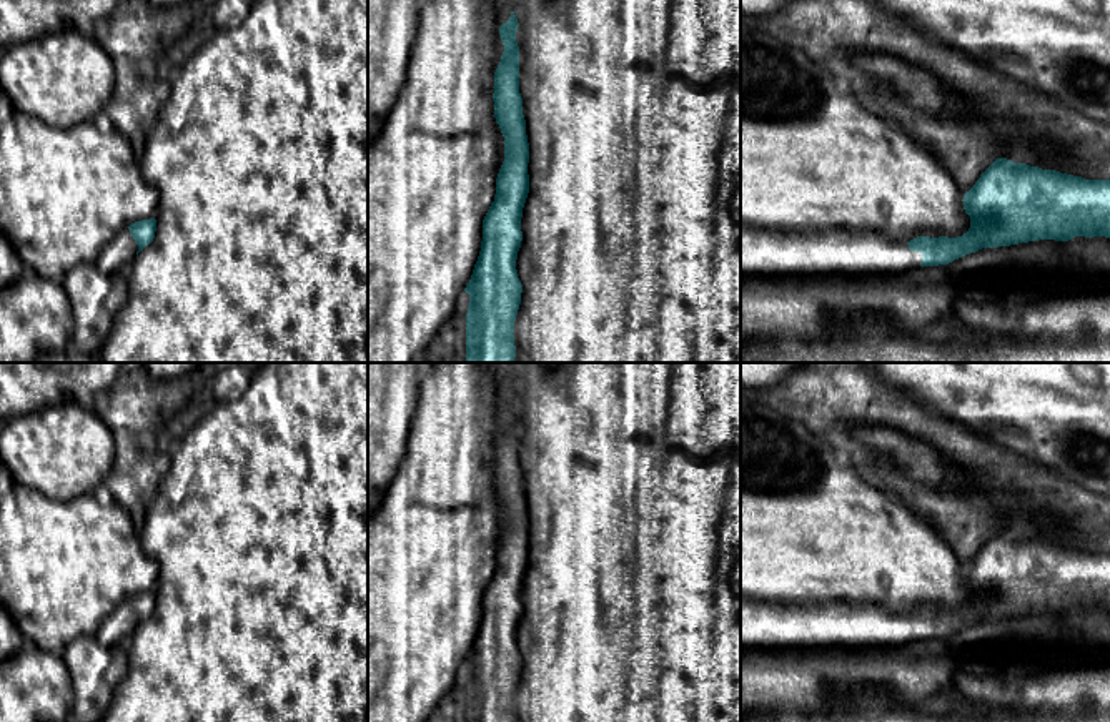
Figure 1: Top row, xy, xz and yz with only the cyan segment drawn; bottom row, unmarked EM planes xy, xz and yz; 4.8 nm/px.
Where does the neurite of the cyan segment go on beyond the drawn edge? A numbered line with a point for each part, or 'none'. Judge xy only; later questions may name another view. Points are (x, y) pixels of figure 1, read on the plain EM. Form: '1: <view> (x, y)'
1: xy (120, 624)

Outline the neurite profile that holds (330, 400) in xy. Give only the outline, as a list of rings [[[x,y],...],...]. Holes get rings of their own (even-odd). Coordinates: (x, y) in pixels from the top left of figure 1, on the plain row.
[[[258,363],[248,389],[236,399],[225,399],[196,424],[181,429],[171,452],[171,467],[148,504],[138,527],[141,549],[158,564],[156,604],[153,614],[131,634],[126,644],[128,670],[113,694],[102,722],[368,722],[368,363]]]

